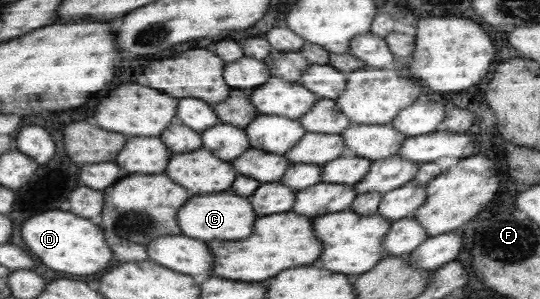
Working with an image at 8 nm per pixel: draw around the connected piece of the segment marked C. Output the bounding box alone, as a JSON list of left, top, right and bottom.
[179,190,256,241]

